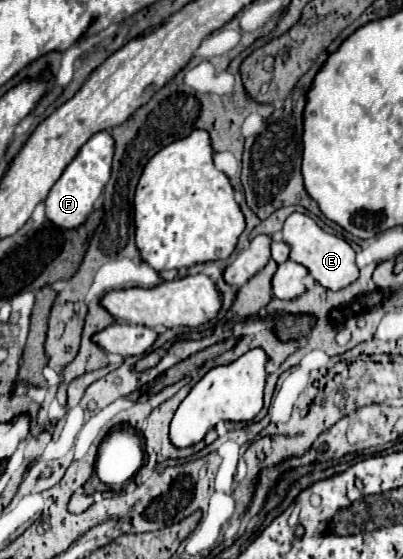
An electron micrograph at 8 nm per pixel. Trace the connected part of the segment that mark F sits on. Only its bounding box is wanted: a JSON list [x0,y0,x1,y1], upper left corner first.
[46,131,114,229]

